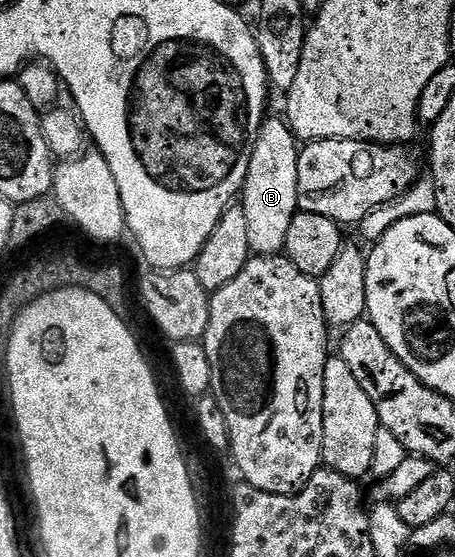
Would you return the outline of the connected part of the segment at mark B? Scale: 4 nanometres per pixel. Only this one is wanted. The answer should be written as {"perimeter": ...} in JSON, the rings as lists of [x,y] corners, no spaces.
{"perimeter":[[[268,117],[260,124],[260,136],[256,138],[242,192],[250,249],[256,255],[279,255],[284,250],[286,233],[290,233],[290,221],[294,221],[300,206],[298,201],[300,149],[301,144],[283,118]]]}

